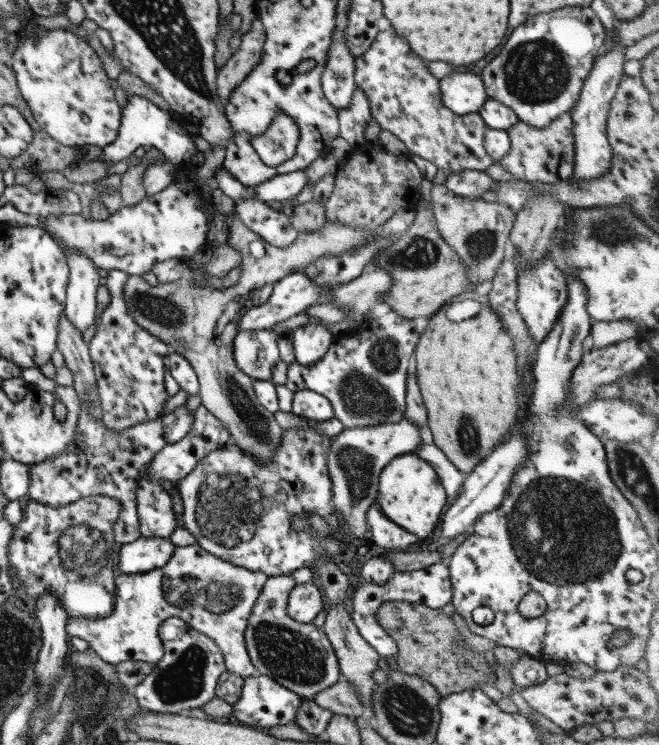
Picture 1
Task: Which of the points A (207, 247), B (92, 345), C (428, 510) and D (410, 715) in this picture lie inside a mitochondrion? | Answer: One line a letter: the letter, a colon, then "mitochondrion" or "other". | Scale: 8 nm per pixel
A: other
B: other
C: other
D: mitochondrion

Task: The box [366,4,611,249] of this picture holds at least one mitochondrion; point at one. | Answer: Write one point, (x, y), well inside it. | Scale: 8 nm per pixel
(536, 71)

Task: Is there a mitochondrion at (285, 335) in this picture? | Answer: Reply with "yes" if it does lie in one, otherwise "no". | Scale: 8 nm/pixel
no

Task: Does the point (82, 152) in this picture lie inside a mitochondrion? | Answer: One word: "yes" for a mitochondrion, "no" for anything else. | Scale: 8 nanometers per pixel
no

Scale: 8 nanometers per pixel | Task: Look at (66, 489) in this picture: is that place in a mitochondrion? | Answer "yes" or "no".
no

